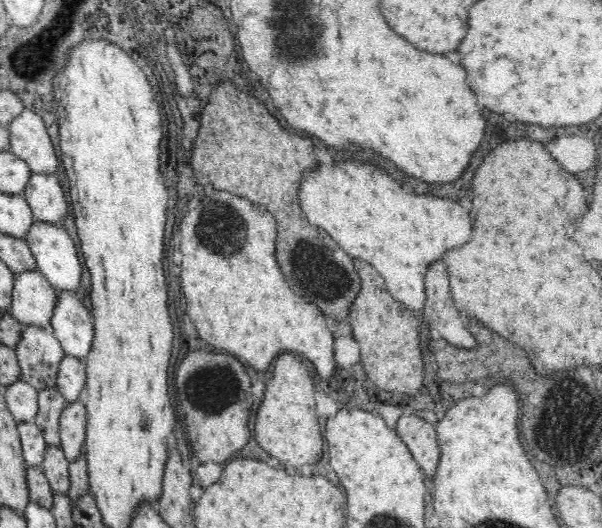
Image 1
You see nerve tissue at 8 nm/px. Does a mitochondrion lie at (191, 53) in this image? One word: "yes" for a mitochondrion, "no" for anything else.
no

